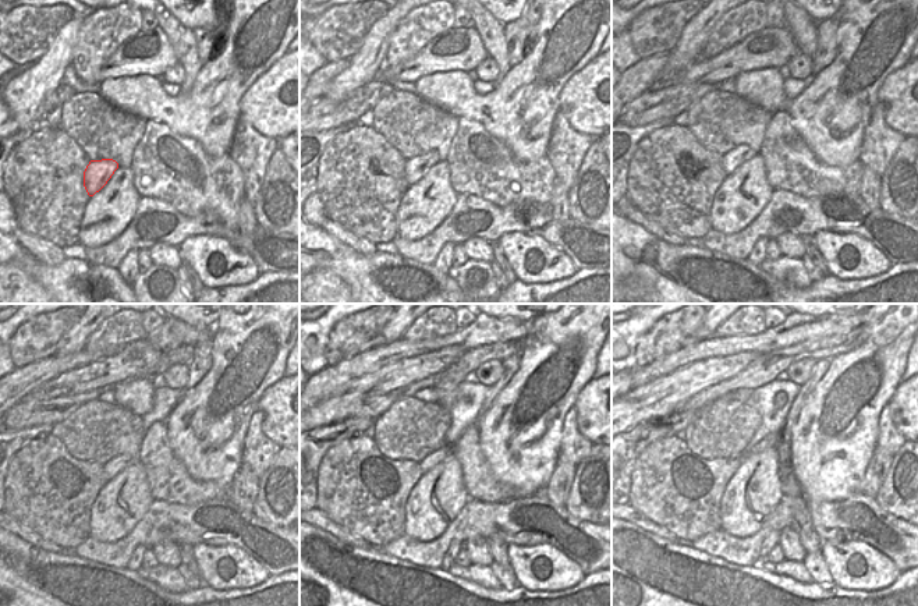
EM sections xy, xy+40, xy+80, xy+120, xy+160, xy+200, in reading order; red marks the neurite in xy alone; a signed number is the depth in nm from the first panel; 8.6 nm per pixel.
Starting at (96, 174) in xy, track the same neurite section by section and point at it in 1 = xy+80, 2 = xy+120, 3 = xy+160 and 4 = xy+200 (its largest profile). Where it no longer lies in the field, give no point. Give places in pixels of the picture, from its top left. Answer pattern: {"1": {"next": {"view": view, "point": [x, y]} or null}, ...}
{"1": {"next": {"view": "xy+80", "point": [732, 160]}}, "2": {"next": {"view": "xy+120", "point": [112, 468]}}, "3": {"next": {"view": "xy+160", "point": [428, 463]}}, "4": {"next": {"view": "xy+200", "point": [771, 440]}}}

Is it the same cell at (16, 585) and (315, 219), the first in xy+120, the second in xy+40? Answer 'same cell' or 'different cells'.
different cells

